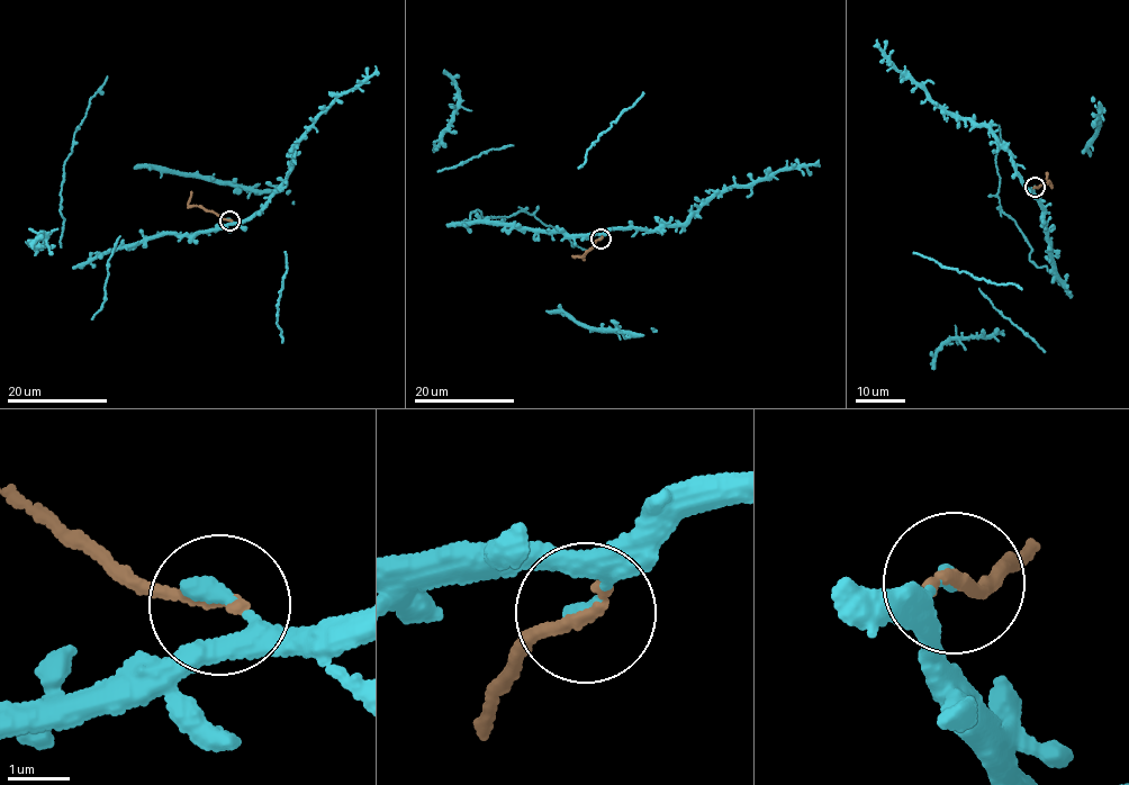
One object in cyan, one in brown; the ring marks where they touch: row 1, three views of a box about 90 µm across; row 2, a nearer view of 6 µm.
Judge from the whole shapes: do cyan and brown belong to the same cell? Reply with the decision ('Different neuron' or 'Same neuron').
Different neuron

